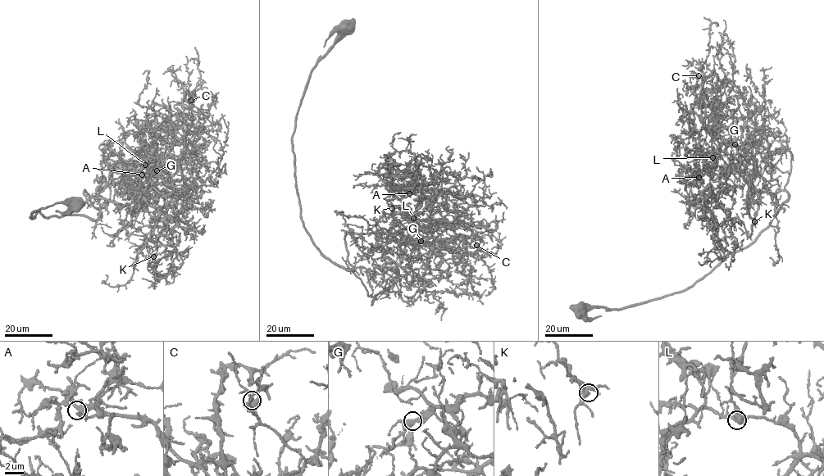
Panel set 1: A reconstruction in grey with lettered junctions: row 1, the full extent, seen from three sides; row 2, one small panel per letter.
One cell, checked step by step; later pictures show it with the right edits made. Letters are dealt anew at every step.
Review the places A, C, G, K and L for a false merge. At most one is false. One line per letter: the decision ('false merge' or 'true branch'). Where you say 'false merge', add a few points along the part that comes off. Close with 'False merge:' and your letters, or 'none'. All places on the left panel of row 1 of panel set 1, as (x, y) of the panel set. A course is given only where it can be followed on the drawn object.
A: true branch
C: true branch
G: true branch
K: true branch
L: true branch
False merge: none

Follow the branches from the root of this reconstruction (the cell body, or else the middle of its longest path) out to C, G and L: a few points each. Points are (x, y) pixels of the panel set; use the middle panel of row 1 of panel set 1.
C: (347, 27), (314, 68), (291, 138), (312, 243), (351, 269), (349, 233), (429, 220), (475, 258), (476, 245)
G: (347, 27), (314, 68), (295, 120), (302, 224), (347, 269), (347, 233), (429, 220), (432, 235), (421, 241)
L: (347, 27), (314, 68), (295, 120), (302, 224), (351, 269), (347, 233), (426, 220), (413, 217)

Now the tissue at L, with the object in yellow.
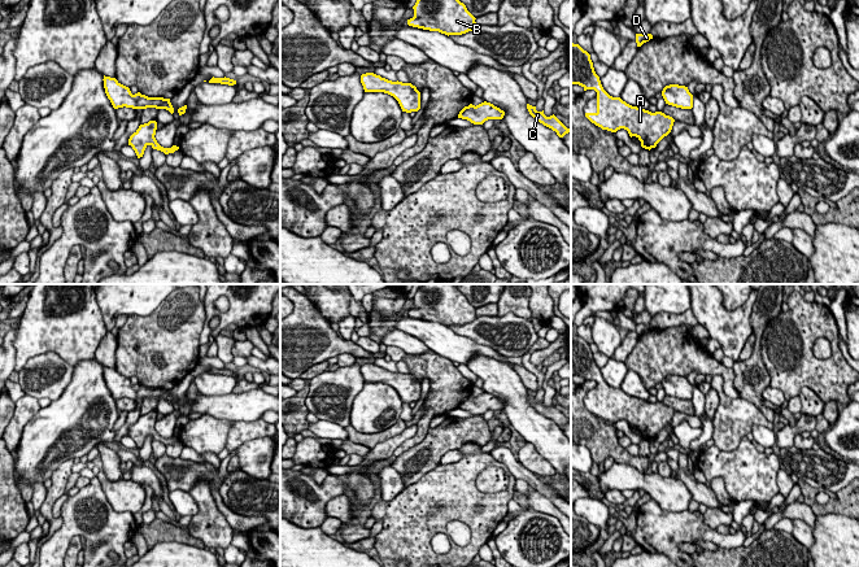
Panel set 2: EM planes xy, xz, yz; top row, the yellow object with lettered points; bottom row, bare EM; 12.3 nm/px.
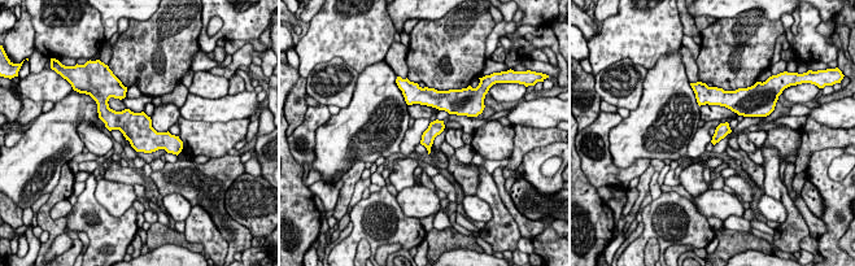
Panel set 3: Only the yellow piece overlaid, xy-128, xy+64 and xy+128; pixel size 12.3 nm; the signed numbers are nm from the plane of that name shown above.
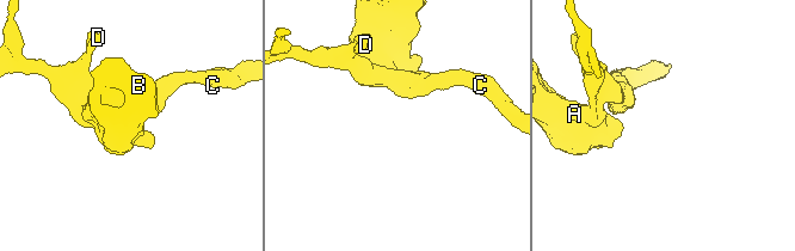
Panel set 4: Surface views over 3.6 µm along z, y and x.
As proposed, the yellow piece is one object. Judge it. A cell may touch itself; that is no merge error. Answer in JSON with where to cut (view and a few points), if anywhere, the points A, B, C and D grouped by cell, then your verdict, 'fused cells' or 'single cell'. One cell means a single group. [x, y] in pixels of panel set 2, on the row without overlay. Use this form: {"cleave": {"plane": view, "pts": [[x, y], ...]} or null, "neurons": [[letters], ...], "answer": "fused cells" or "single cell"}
{"cleave": null, "neurons": [["A", "B", "C", "D"]], "answer": "single cell"}

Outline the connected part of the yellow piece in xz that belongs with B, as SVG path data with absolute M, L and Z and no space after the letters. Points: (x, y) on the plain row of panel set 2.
M423 284L407 315L445 326L462 326L476 318L475 308L453 284Z

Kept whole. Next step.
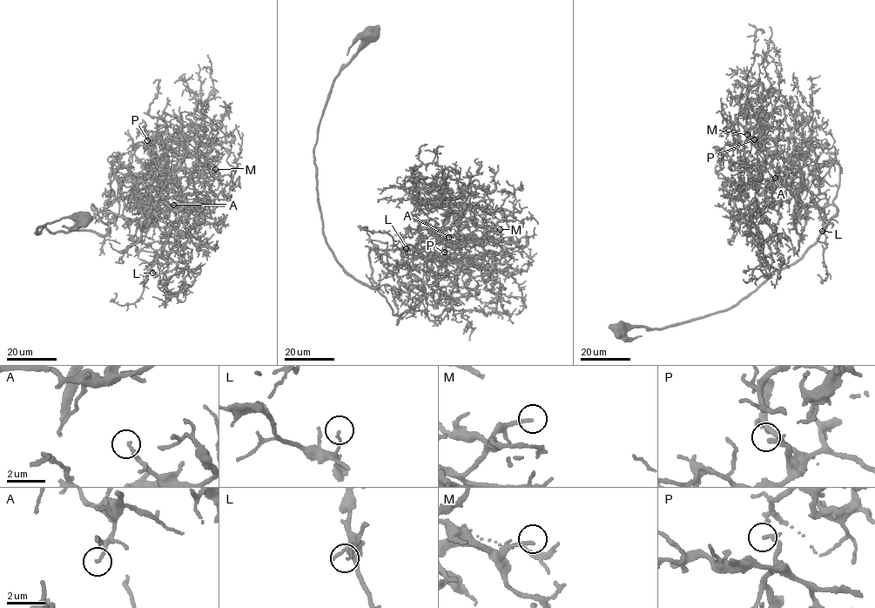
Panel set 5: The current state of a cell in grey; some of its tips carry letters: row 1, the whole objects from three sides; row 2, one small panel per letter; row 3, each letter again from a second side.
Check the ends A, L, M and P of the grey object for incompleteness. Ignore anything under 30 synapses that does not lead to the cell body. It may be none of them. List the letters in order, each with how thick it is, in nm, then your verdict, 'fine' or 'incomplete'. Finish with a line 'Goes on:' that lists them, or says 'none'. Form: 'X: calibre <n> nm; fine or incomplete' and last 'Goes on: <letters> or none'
A: calibre 150 nm; fine
L: calibre 90 nm; fine
M: calibre 180 nm; incomplete
P: calibre 180 nm; fine
Goes on: M

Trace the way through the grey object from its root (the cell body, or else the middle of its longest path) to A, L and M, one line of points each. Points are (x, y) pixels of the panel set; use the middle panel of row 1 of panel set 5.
A: (371, 34), (337, 77), (318, 131), (325, 240), (347, 272), (375, 287), (371, 250), (460, 239), (448, 237)
L: (371, 34), (318, 131), (323, 233), (371, 287), (427, 282), (439, 259), (406, 248)
M: (371, 34), (337, 77), (313, 150), (335, 260), (375, 287), (371, 250), (451, 236), (479, 242), (500, 229)

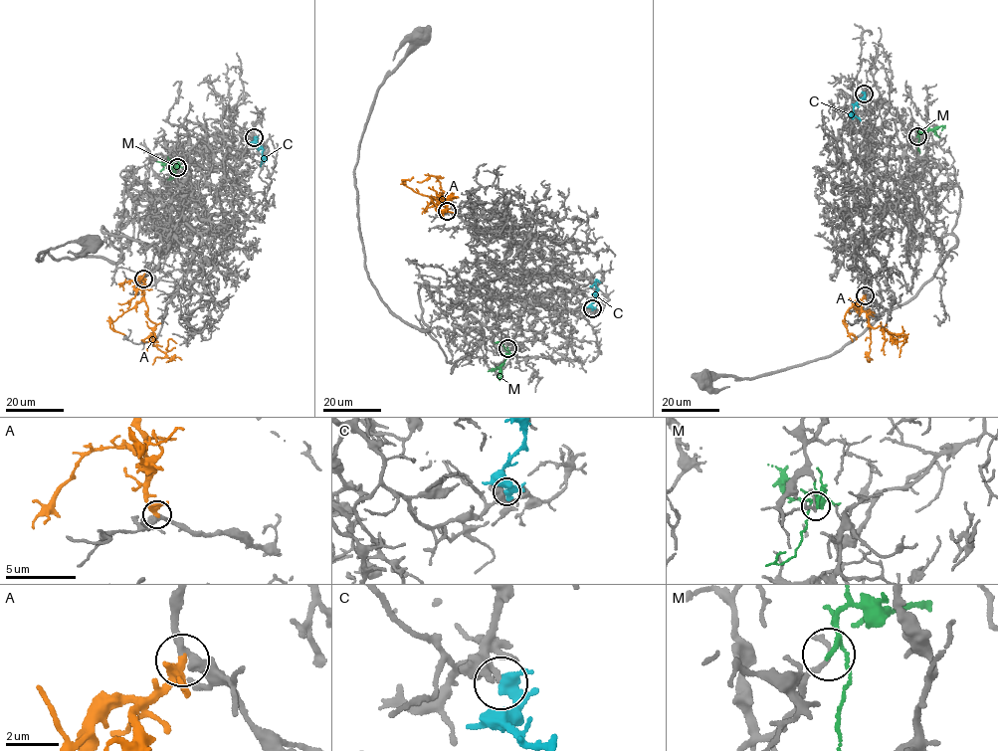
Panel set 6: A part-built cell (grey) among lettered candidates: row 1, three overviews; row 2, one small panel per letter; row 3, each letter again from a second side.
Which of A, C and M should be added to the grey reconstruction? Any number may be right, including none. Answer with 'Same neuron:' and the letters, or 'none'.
Same neuron: A

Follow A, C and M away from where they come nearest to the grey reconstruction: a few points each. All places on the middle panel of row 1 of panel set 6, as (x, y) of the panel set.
A: (447, 211), (441, 193), (445, 199), (436, 210), (441, 212), (447, 209), (449, 201), (458, 198)
C: (592, 308), (597, 288), (594, 283), (589, 285)
M: (507, 348), (509, 353), (500, 367), (488, 371)

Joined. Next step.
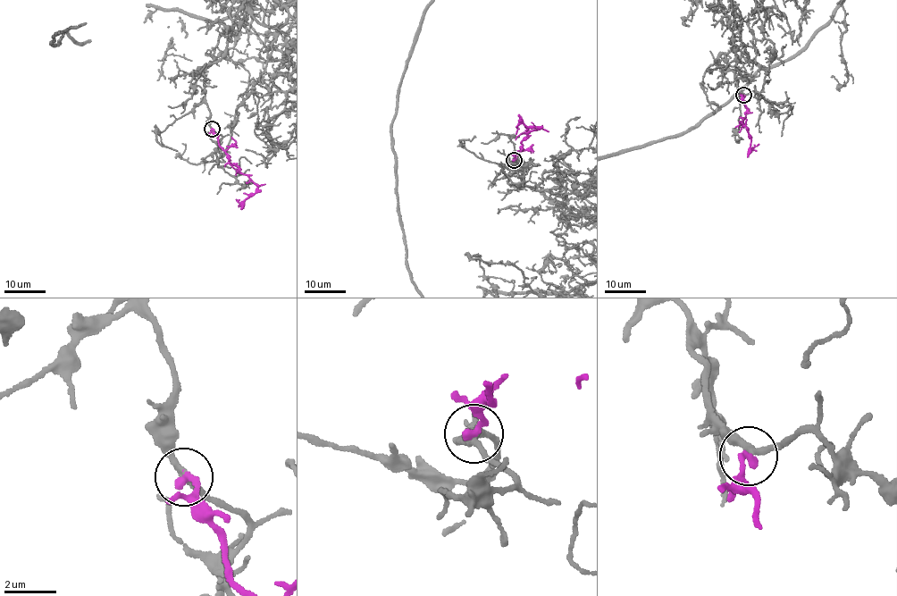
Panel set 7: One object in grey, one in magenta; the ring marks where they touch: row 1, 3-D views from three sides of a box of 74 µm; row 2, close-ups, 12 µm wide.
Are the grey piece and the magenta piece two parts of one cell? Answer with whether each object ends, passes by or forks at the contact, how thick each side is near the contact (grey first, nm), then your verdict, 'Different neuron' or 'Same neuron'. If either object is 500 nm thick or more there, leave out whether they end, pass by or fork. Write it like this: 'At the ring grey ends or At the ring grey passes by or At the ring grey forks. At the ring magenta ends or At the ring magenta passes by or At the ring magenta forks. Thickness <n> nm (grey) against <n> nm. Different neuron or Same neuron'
At the ring grey passes by. At the ring magenta ends. Thickness 200 nm (grey) against 320 nm. Same neuron

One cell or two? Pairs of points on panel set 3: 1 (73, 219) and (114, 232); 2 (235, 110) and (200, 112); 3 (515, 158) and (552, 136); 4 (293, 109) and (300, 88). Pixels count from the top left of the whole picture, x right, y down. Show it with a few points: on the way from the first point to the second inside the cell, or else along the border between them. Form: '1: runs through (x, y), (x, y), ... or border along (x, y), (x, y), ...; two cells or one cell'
1: runs through (83, 223), (88, 227), (100, 227), (104, 231); one cell
2: runs through (226, 110), (209, 110); one cell
3: runs through (522, 149), (535, 136), (542, 136); one cell
4: runs through (295, 104), (297, 94); one cell

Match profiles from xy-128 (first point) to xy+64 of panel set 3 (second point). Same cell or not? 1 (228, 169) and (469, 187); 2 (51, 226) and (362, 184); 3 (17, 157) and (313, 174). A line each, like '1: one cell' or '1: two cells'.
1: one cell
2: two cells
3: two cells

